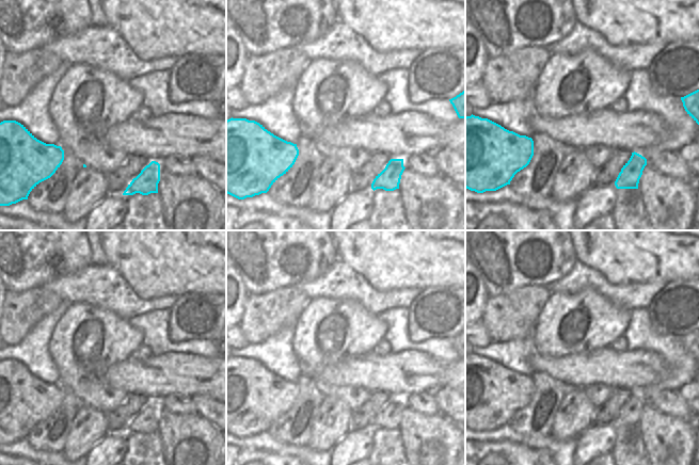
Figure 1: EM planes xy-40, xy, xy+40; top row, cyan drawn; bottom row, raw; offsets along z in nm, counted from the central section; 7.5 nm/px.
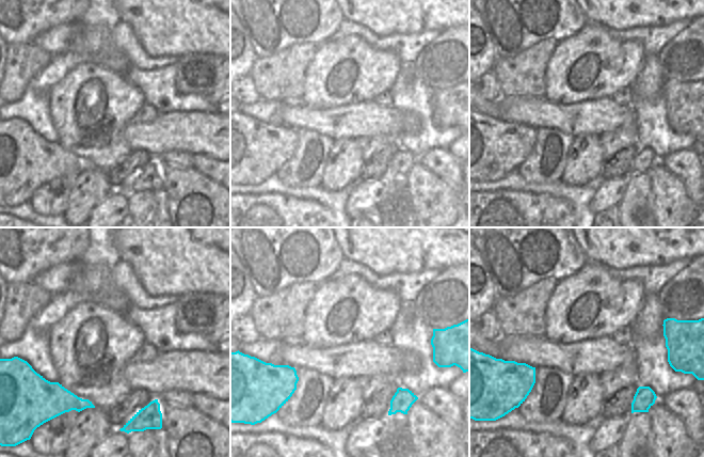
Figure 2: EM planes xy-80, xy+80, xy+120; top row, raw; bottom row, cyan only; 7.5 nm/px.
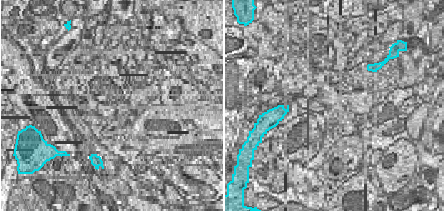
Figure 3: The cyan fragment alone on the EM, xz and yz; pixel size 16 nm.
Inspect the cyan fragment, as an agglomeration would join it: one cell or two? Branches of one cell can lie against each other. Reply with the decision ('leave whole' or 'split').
split

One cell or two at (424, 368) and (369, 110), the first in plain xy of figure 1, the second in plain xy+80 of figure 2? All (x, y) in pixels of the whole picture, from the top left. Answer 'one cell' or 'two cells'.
one cell

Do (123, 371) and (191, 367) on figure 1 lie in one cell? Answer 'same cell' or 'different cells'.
same cell

